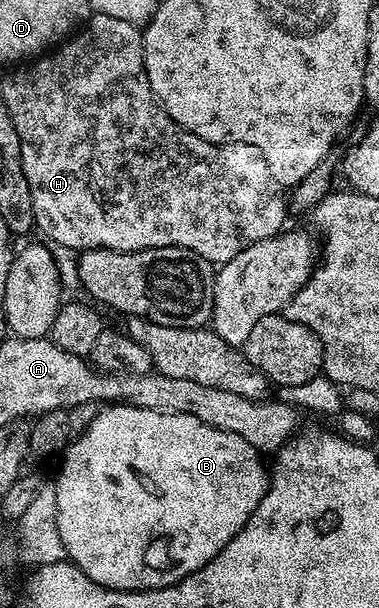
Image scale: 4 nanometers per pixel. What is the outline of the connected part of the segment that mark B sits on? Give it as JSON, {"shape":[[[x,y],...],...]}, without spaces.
{"shape":[[[113,405],[100,410],[89,429],[62,452],[62,459],[59,476],[53,480],[57,493],[57,529],[61,529],[61,545],[65,545],[67,559],[81,569],[89,581],[114,591],[152,591],[179,583],[197,573],[209,561],[213,561],[213,557],[217,557],[217,553],[221,553],[221,549],[225,549],[225,545],[229,545],[237,533],[241,533],[249,517],[253,517],[257,505],[261,505],[269,482],[269,467],[266,462],[263,464],[264,456],[256,447],[249,445],[249,441],[237,437],[237,433],[225,433],[225,429],[205,425],[205,421],[197,421],[197,417],[189,417],[185,413],[157,413],[153,409],[126,405]]]}

